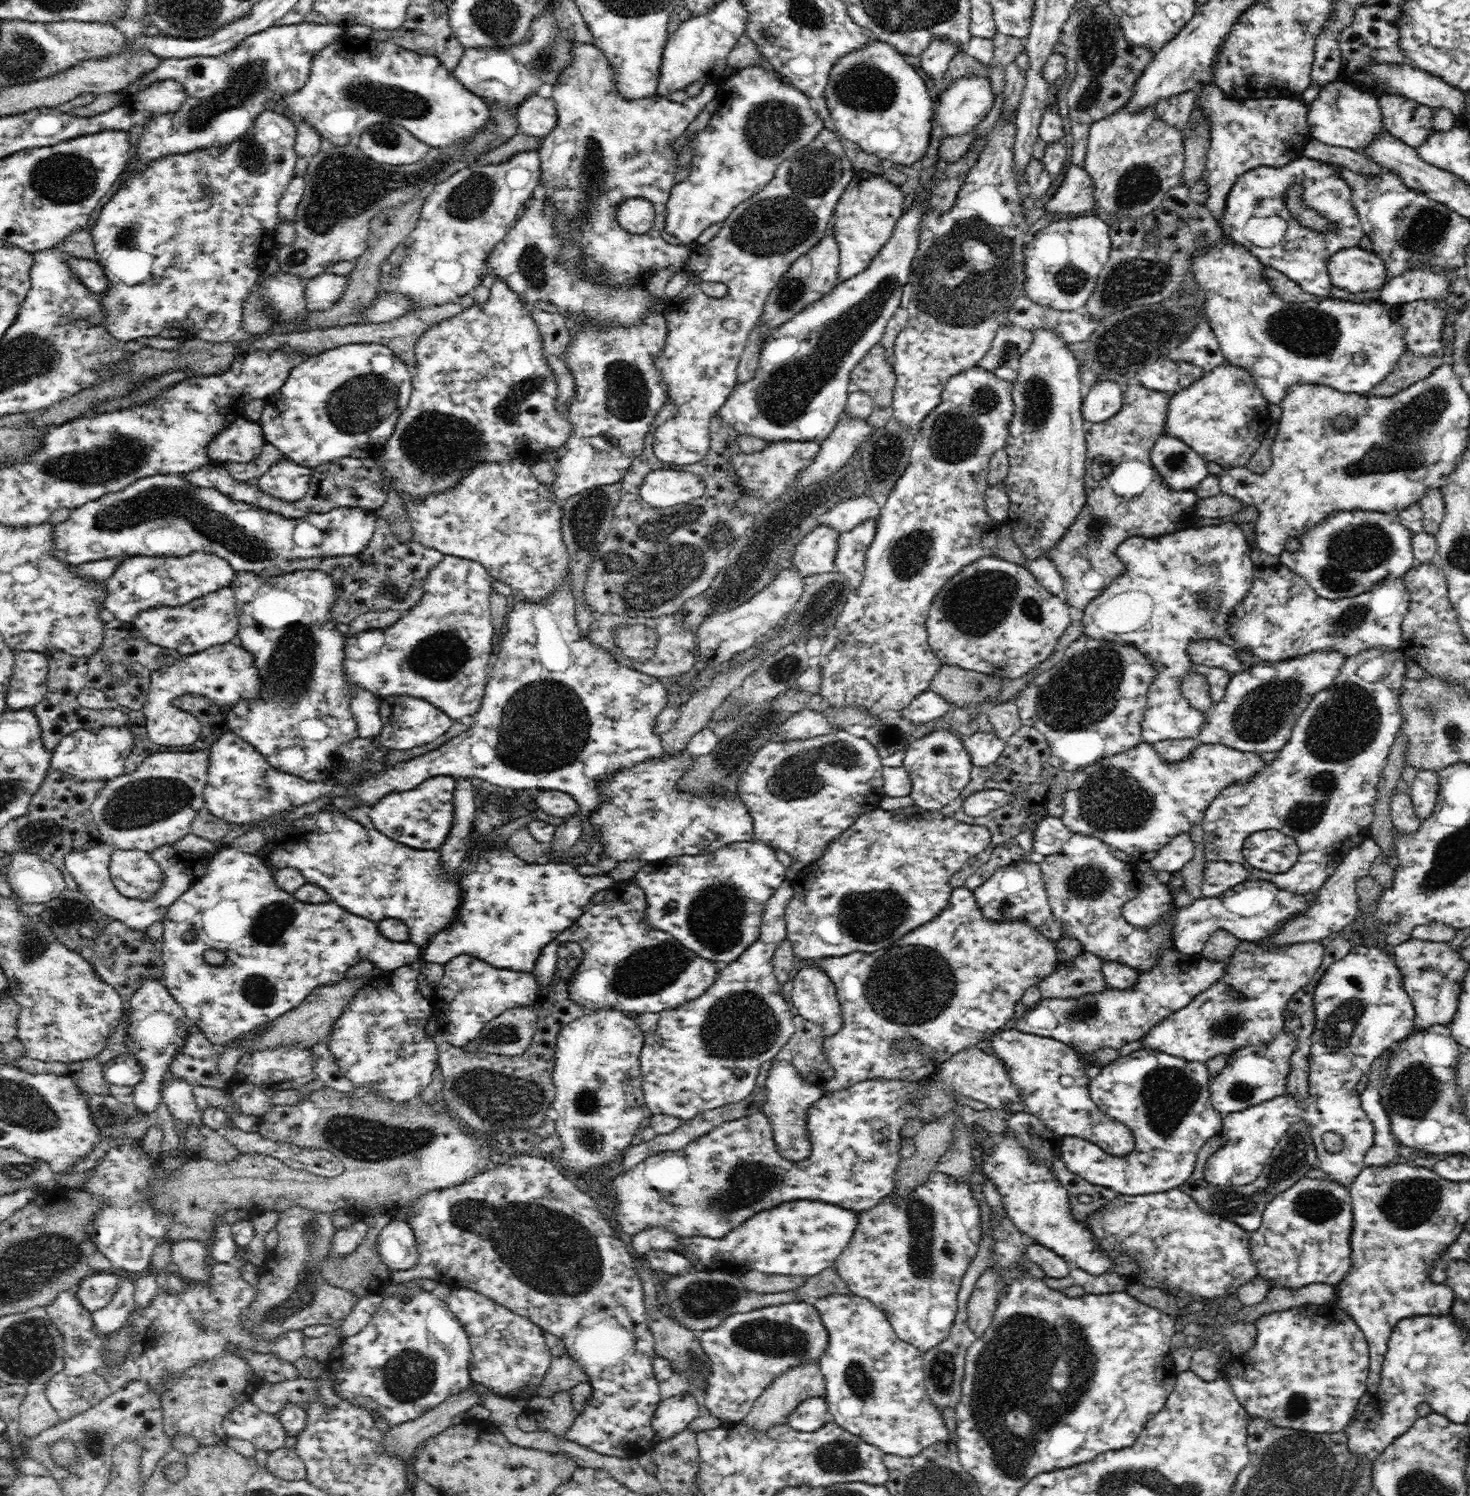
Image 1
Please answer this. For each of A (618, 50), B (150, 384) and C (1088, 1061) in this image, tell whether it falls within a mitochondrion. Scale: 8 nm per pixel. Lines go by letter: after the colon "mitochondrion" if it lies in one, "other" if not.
A: other
B: mitochondrion
C: other

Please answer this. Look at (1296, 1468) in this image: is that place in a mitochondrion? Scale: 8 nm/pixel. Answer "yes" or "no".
yes

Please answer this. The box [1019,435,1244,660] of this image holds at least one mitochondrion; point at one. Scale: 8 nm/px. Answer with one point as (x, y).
(1097, 528)

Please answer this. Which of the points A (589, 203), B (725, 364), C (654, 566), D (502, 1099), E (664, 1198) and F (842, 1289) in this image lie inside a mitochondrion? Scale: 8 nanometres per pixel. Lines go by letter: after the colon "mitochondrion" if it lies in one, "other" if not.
A: mitochondrion
B: other
C: mitochondrion
D: mitochondrion
E: mitochondrion
F: other

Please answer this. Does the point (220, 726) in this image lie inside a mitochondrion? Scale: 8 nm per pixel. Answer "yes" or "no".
no

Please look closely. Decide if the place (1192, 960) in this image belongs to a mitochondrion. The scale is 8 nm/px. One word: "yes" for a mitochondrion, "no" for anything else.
no

